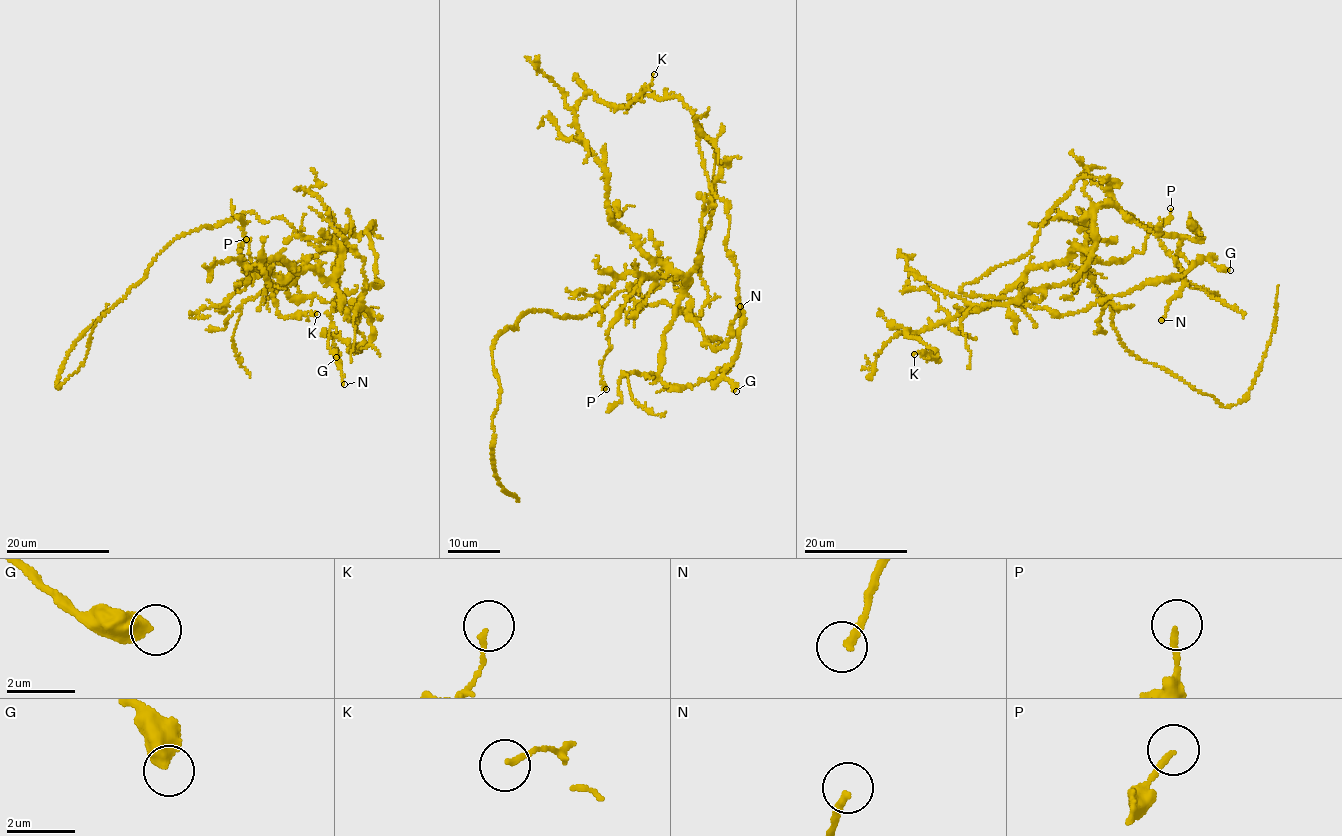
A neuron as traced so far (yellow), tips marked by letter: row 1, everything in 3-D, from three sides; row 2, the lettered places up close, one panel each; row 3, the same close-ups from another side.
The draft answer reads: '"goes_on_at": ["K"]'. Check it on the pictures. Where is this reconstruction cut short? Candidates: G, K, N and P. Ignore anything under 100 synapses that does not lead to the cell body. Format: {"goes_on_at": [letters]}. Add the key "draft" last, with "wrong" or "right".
{"goes_on_at": [], "draft": "wrong"}

